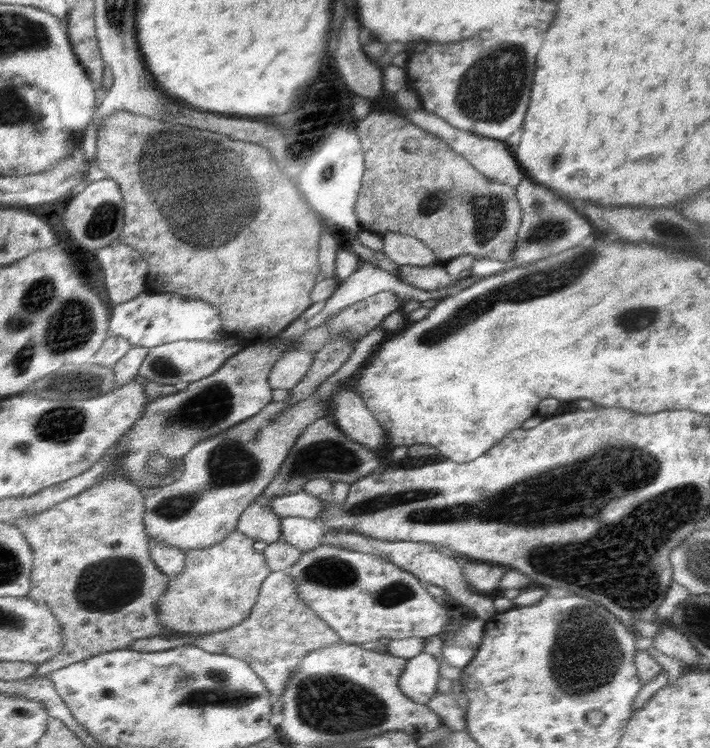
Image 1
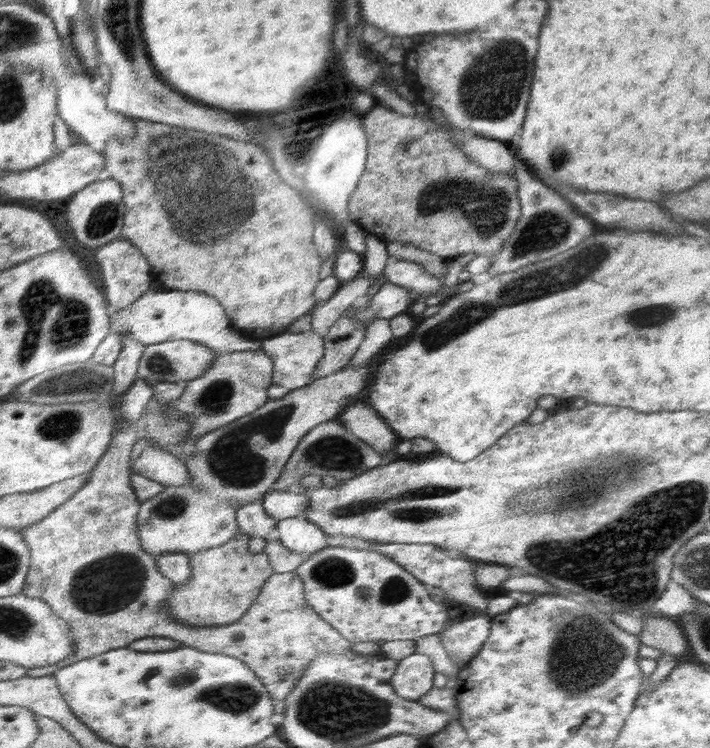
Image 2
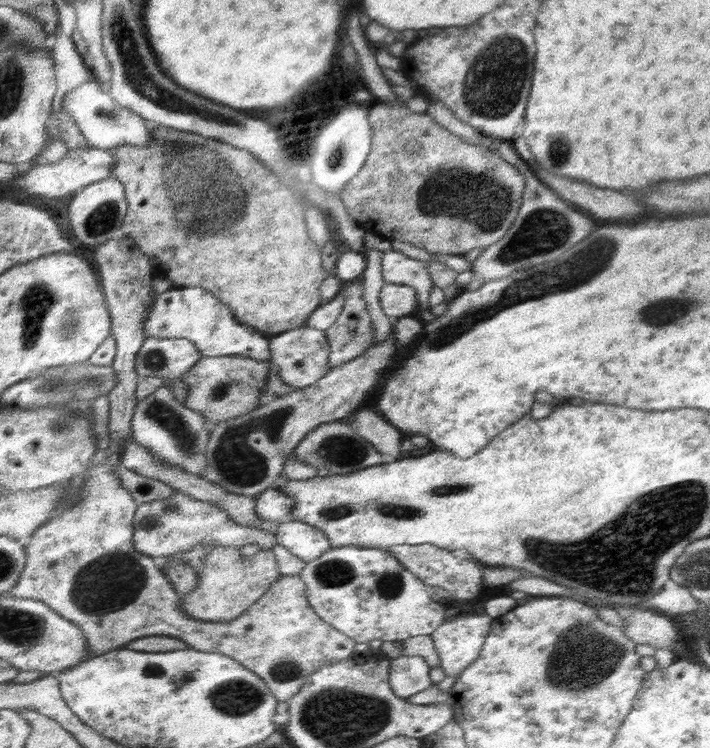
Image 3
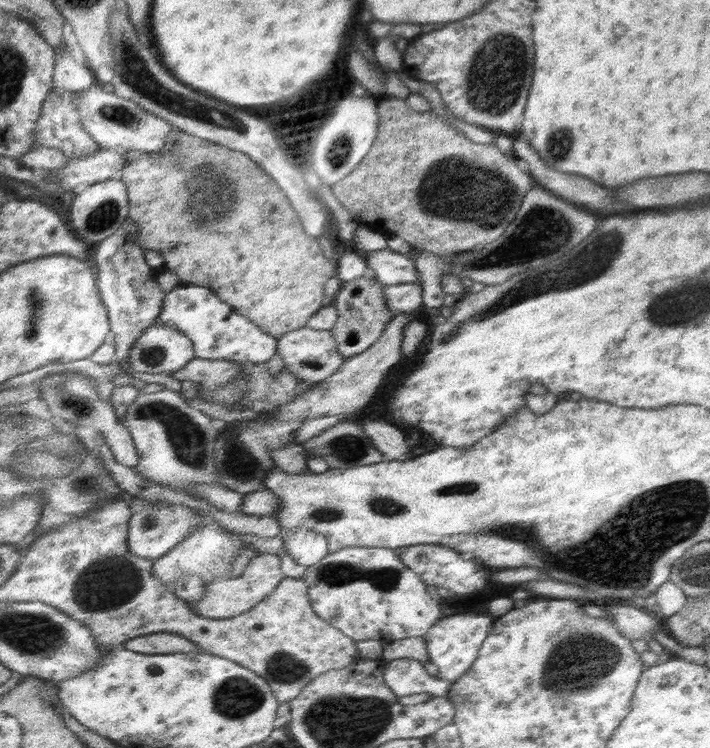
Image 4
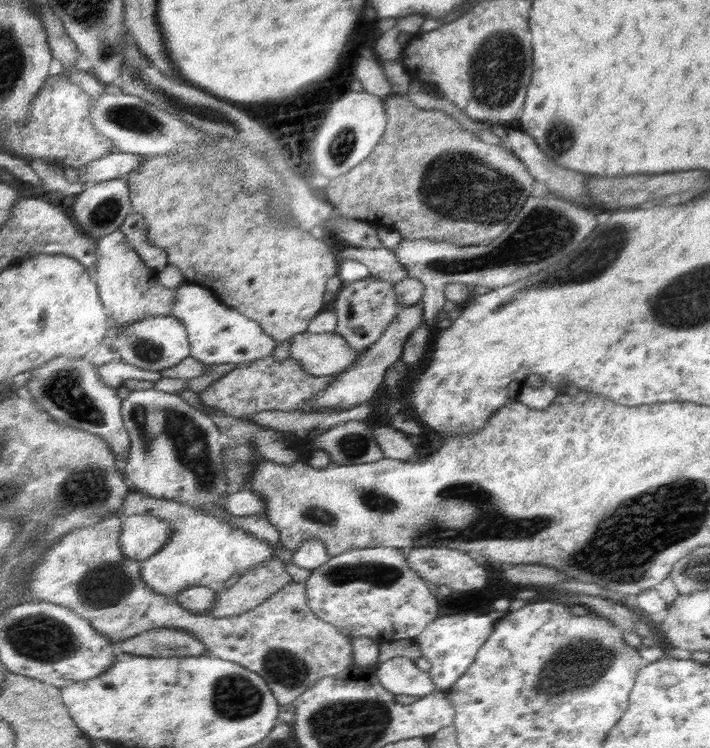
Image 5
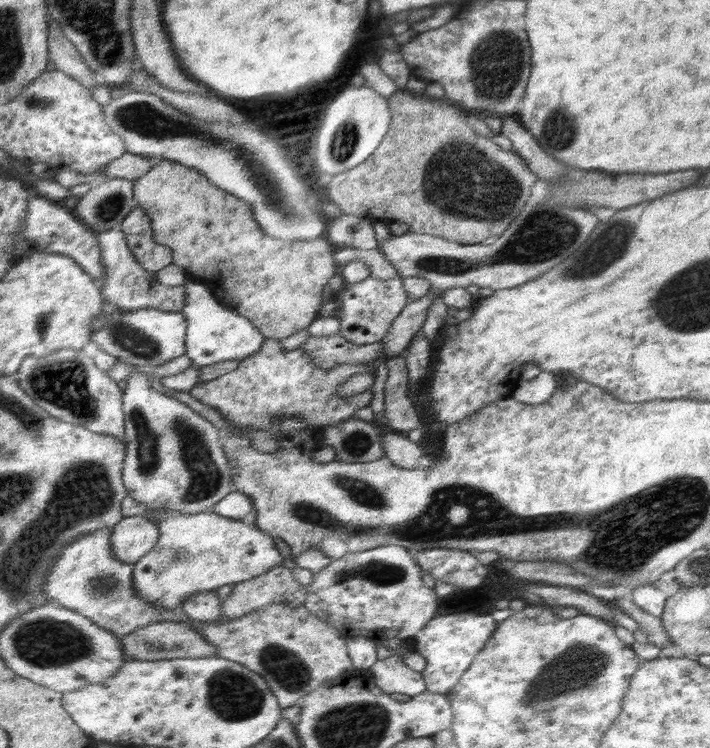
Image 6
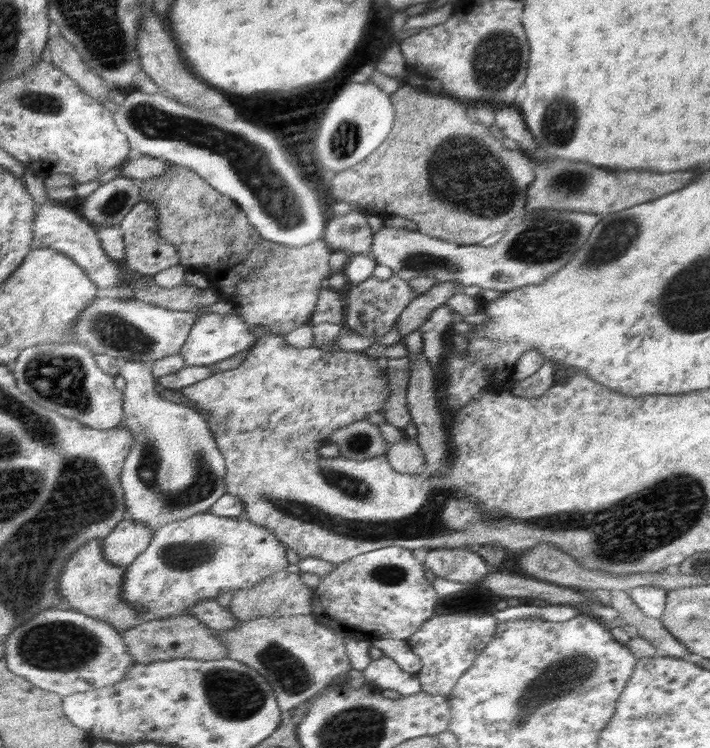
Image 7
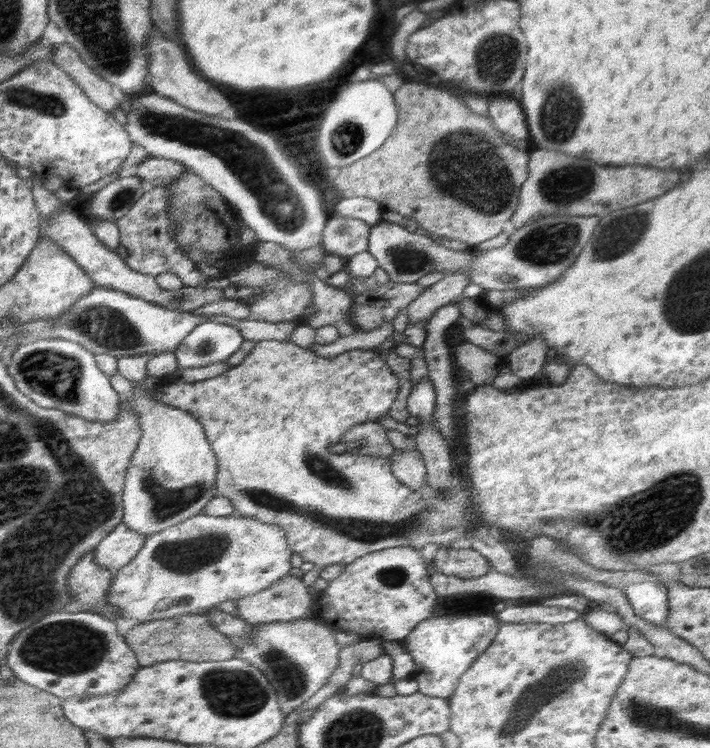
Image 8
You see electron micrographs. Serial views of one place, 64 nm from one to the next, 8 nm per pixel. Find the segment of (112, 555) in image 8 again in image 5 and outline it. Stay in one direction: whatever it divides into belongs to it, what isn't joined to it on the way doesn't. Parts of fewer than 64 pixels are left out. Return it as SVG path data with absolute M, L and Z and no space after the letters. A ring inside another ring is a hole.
M126 514L118 537L119 547L126 559L148 560L167 543L172 533L173 526L155 515Z

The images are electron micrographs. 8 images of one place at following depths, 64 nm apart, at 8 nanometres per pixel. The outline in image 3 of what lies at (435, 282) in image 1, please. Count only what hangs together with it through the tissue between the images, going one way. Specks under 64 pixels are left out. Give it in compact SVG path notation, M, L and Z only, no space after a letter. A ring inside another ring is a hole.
M392 249L382 253L380 261L384 285L398 284L414 288L417 291L420 308L426 308L430 290L436 287L425 267L426 264L423 261L410 258Z

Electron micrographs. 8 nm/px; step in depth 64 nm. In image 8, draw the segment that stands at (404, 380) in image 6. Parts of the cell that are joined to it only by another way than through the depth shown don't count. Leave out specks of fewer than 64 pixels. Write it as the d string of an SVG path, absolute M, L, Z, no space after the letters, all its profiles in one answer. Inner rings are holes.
M392 349L386 354L385 363L391 368L399 384L398 394L395 395L395 401L392 403L387 416L398 424L406 423L411 417L407 405L407 398L414 385L410 380L410 361L410 358L402 358L398 354L394 354Z

